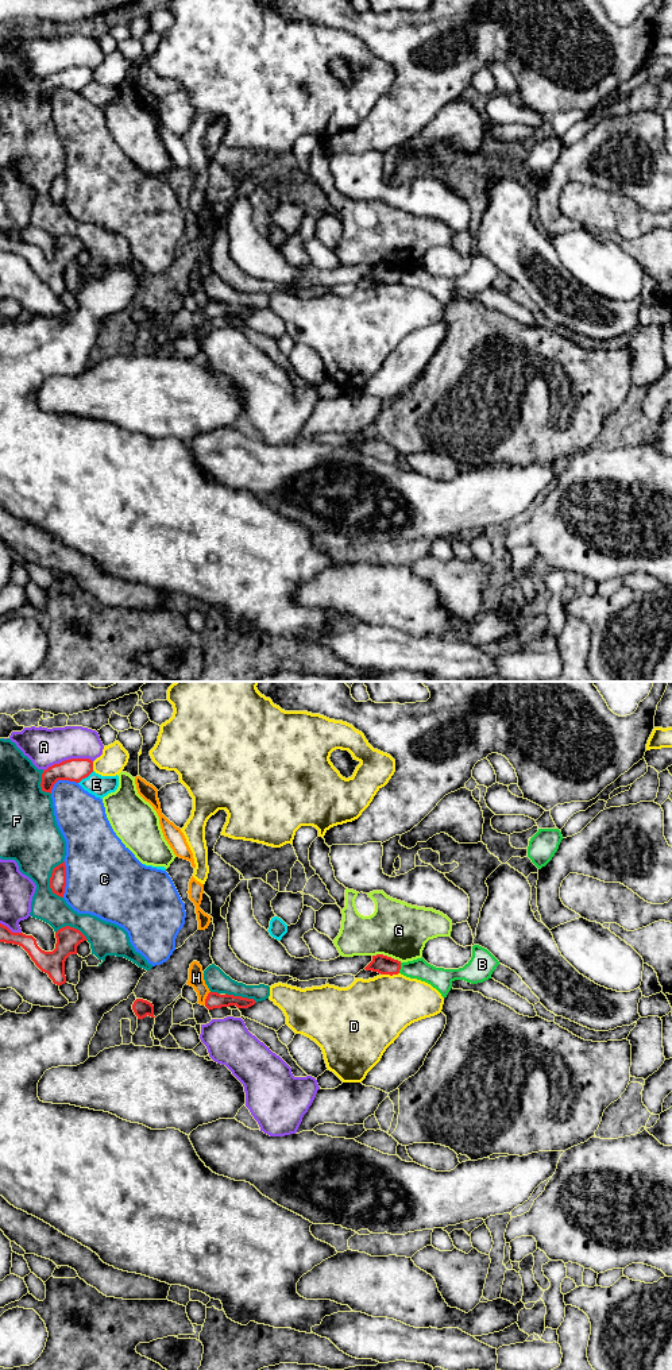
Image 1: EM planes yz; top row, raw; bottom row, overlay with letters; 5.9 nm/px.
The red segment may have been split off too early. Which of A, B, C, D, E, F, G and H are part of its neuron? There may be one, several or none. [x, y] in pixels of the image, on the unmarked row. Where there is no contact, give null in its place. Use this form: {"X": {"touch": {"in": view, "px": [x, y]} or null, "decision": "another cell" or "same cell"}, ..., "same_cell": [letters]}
{"A": {"touch": {"in": "yz", "px": [68, 69]}, "decision": "another cell"}, "B": {"touch": {"in": "yz", "px": [400, 277]}, "decision": "another cell"}, "C": {"touch": {"in": "yz", "px": [65, 188]}, "decision": "another cell"}, "D": {"touch": {"in": "yz", "px": [389, 282]}, "decision": "another cell"}, "E": {"touch": {"in": "yz", "px": [85, 85]}, "decision": "another cell"}, "F": {"touch": {"in": "yz", "px": [50, 188]}, "decision": "another cell"}, "G": {"touch": {"in": "yz", "px": [386, 265]}, "decision": "another cell"}, "H": {"touch": {"in": "yz", "px": [207, 307]}, "decision": "another cell"}, "same_cell": []}

